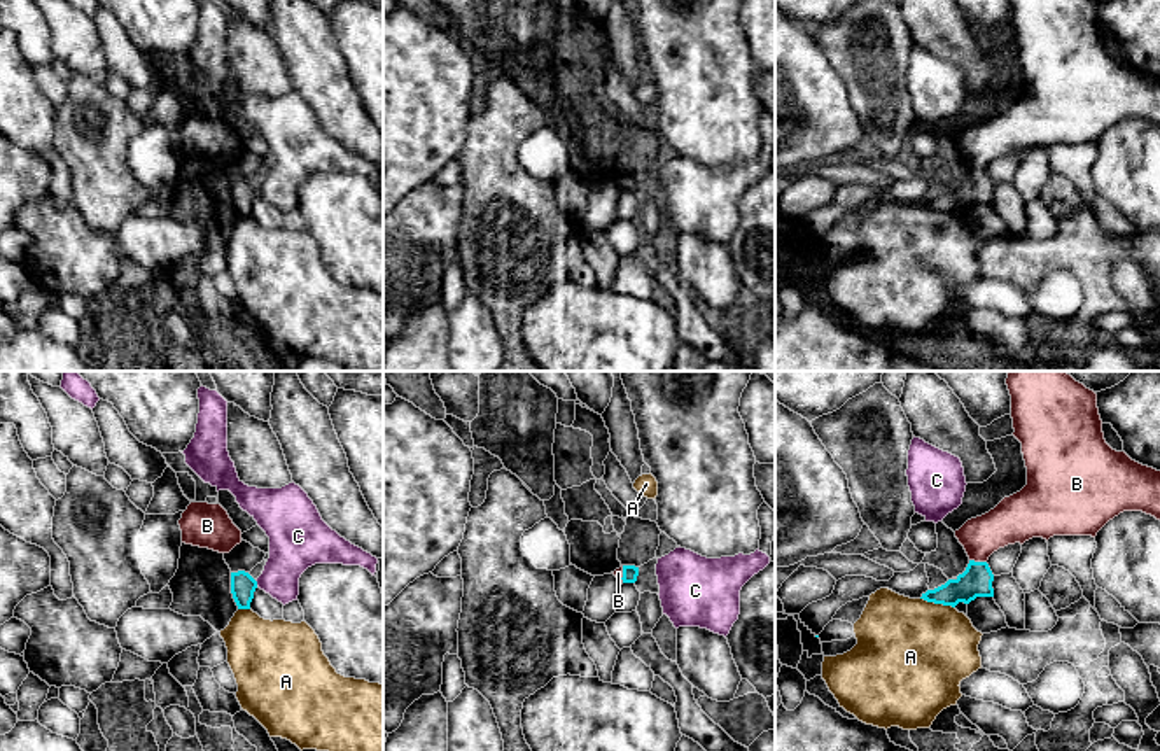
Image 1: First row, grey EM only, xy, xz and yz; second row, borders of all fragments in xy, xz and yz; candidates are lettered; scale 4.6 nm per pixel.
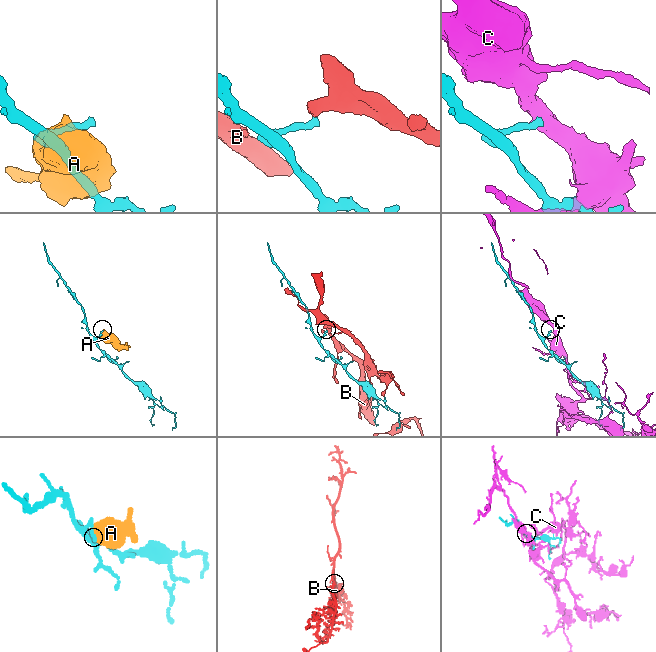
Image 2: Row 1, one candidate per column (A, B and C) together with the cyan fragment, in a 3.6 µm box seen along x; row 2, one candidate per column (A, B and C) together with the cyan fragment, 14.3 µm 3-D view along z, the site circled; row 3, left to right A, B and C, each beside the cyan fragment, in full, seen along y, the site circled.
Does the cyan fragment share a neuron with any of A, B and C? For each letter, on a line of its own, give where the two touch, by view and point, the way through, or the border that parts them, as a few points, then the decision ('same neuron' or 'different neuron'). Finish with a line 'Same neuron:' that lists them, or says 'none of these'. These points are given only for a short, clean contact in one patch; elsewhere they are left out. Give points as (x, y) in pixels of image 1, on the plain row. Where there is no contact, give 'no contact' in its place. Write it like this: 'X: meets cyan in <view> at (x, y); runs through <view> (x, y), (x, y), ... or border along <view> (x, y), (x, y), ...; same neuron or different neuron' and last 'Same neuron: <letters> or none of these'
A: meets cyan in yz at (938, 210); border along yz (921, 205), (954, 216); different neuron
B: meets cyan in yz at (978, 170); border along yz (970, 167), (985, 170); different neuron
C: meets cyan in xy at (256, 191); different neuron
Same neuron: none of these

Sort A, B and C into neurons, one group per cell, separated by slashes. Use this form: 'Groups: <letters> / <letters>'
Groups: A / B / C

